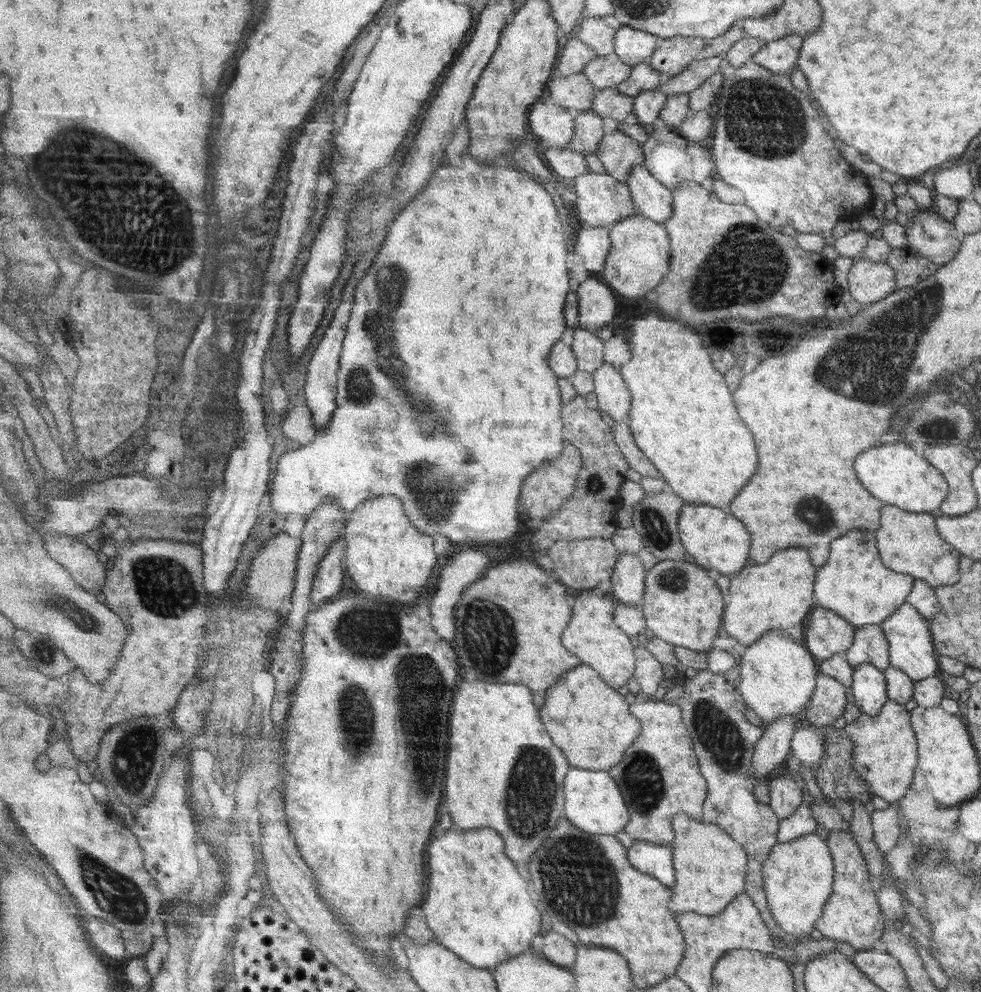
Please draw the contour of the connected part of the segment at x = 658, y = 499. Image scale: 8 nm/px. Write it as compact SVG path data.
M671 489L658 493L657 495L645 495L636 507L634 524L645 540L645 548L652 555L656 556L660 561L664 560L684 560L684 557L689 554L688 549L684 546L681 530L680 517L683 513L683 508L688 502L678 493Z

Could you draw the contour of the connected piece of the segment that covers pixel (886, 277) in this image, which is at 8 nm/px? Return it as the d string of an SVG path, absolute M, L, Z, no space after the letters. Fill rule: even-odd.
M859 257L847 275L850 294L863 306L889 296L898 288L894 269L886 262L879 263Z

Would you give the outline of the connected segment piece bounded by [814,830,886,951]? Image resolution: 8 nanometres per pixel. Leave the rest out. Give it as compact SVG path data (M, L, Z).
M830 830L828 832L827 845L830 849L834 863L834 880L833 891L825 904L822 916L815 920L814 928L821 932L824 937L847 942L857 951L867 951L873 948L874 942L881 939L883 935L883 926L886 924L886 918L882 914L880 905L878 904L877 893L871 888L868 881L869 870L866 861L862 856L861 850L848 830Z

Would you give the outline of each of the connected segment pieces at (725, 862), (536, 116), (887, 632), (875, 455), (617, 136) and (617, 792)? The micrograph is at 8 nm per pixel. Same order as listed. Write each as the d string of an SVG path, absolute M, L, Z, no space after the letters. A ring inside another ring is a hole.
M688 813L675 816L673 827L678 838L675 850L677 883L670 908L675 914L686 912L714 916L725 910L736 896L745 892L744 876L748 874L748 853L717 824L694 820Z
M553 101L537 103L531 110L533 136L539 137L544 146L570 148L577 134L576 113Z
M904 603L879 625L889 644L889 663L906 673L913 681L940 673L939 664L934 655L935 648L928 628L928 620L918 613L910 603Z
M896 442L862 452L854 462L854 470L858 472L862 486L884 504L908 512L930 513L940 508L949 493L949 486L944 475L920 456L904 442Z
M616 129L602 141L598 156L606 165L607 172L622 182L628 182L637 166L647 159L645 148L624 130Z
M572 767L566 782L566 796L568 796L568 818L584 832L590 834L620 834L629 826L632 813L626 804L626 798L612 778L610 771L584 770Z

